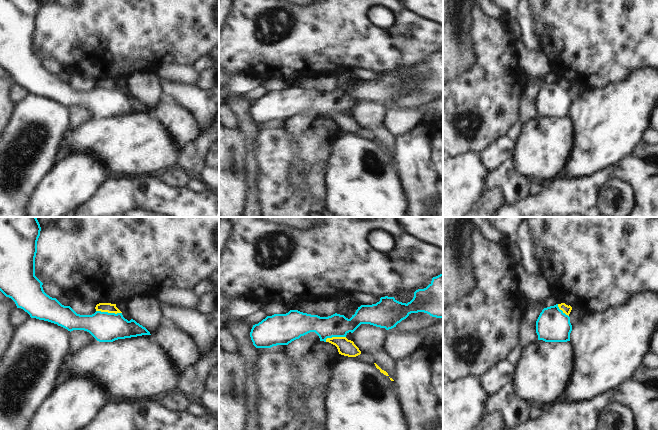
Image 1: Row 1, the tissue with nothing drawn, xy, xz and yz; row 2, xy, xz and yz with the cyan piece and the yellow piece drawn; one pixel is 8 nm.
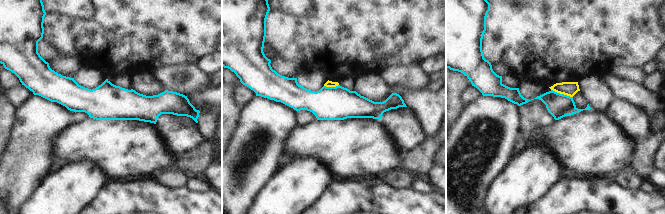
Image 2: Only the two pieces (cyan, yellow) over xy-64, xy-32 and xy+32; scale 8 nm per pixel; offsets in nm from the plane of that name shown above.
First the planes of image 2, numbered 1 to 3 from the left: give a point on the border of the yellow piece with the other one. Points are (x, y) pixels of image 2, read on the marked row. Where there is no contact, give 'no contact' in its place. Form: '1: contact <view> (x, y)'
1: no contact
2: contact xy-32 (331, 87)
3: contact xy+32 (562, 94)

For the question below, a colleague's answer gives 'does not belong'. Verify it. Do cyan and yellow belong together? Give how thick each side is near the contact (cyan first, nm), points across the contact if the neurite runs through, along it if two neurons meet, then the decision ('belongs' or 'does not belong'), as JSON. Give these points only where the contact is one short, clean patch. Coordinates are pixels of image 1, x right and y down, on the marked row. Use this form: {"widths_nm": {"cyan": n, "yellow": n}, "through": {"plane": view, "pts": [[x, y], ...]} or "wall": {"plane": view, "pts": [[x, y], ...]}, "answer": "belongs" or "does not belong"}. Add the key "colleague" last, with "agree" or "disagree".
{"widths_nm": {"cyan": 240, "yellow": 80}, "wall": {"plane": "xy", "pts": [[96, 310], [121, 313]]}, "answer": "does not belong", "colleague": "agree"}

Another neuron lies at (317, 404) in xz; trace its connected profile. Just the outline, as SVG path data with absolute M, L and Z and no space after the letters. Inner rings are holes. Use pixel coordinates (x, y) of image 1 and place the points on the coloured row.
M319 390L309 401L309 407L312 416L322 424L327 424L329 415L327 413L327 396L322 390Z

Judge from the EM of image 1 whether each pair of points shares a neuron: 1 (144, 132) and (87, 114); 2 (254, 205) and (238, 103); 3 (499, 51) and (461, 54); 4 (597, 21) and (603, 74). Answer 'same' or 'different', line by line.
1: different
2: same
3: different
4: same

